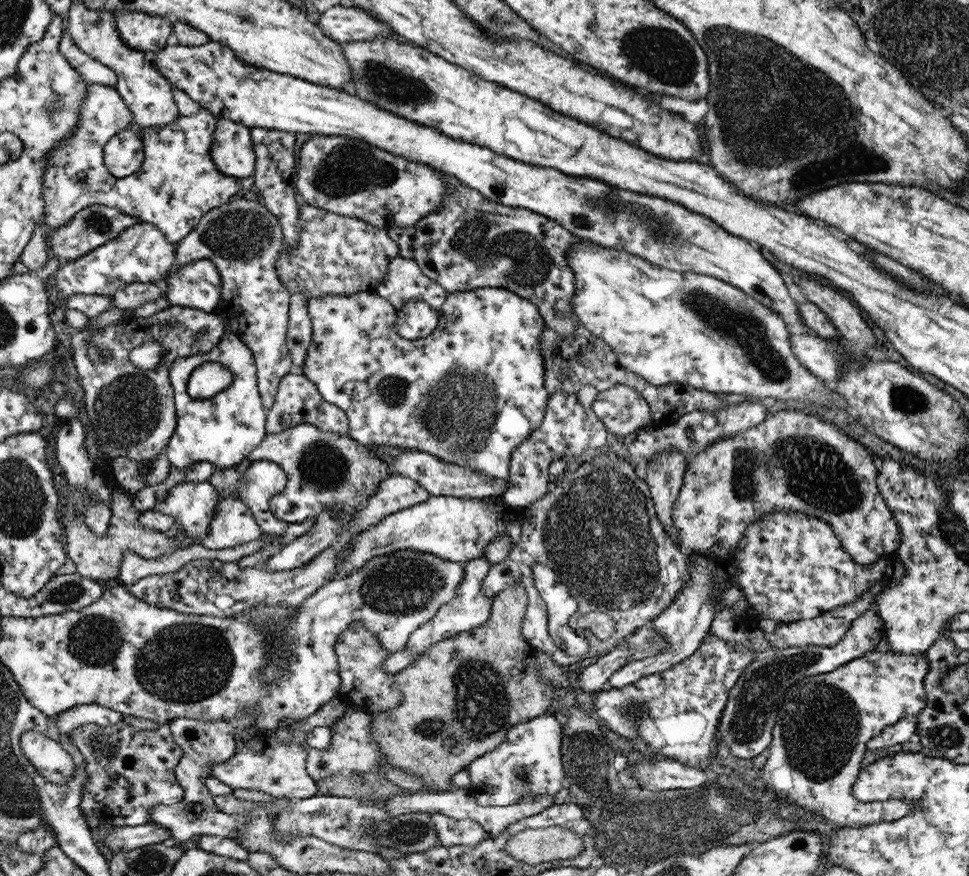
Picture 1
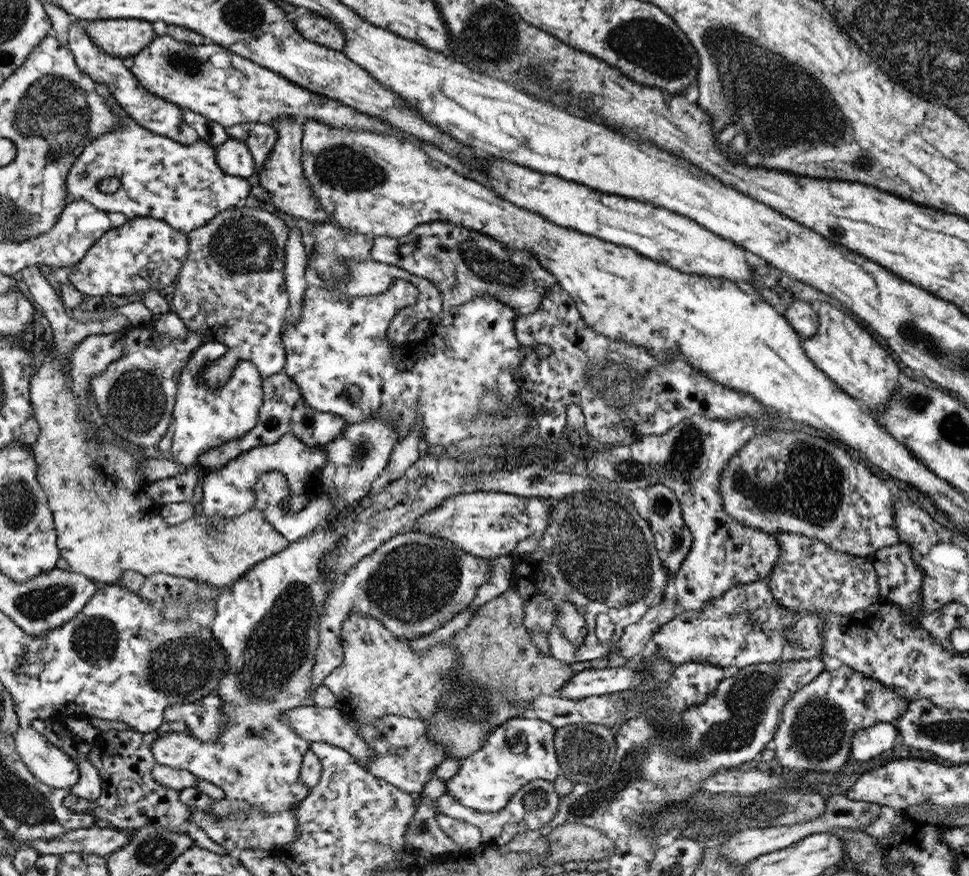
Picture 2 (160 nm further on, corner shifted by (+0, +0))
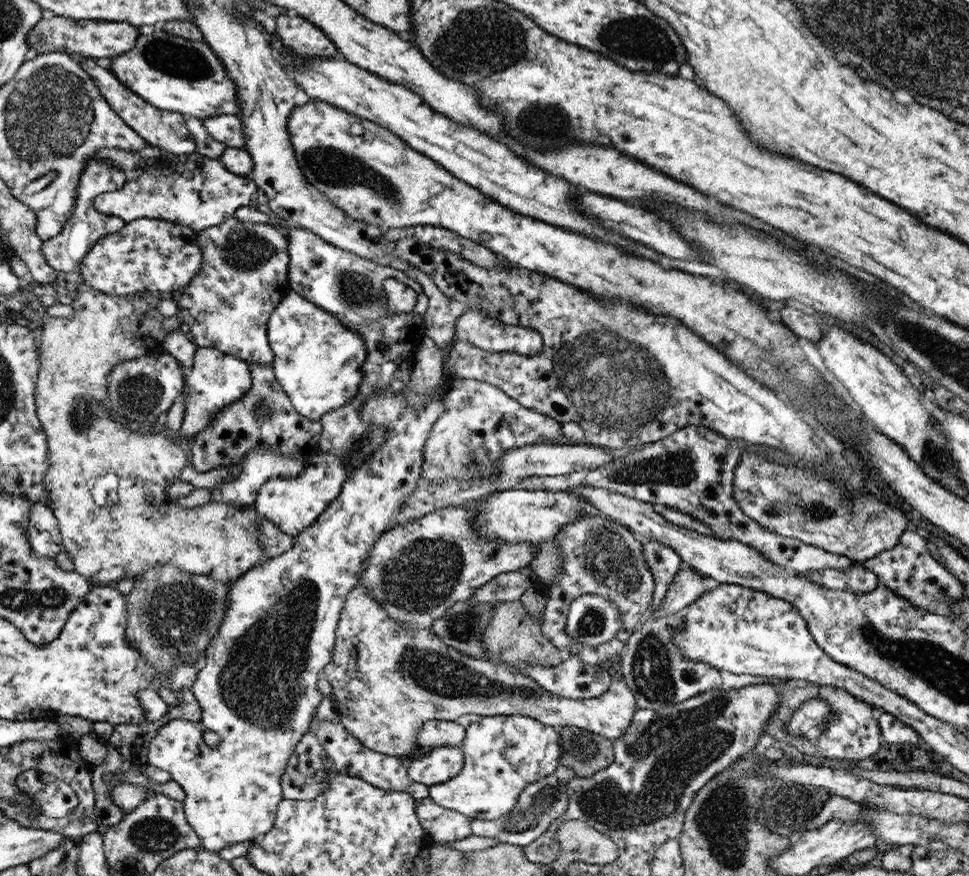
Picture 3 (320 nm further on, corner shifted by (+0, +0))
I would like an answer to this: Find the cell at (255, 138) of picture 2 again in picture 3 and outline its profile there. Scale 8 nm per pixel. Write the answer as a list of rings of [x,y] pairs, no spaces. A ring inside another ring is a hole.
[[[215,116],[213,118],[201,119],[201,125],[211,138],[225,144],[226,147],[244,148],[243,125],[237,116]]]

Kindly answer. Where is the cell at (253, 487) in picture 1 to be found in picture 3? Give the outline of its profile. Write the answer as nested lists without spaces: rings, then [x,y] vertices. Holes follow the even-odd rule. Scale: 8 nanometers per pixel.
[[[313,453],[307,457],[309,466],[303,474],[297,477],[269,478],[268,482],[260,487],[257,492],[255,504],[250,506],[263,517],[279,527],[284,534],[293,538],[307,529],[320,514],[339,496],[341,486],[346,480],[345,468],[333,454]]]

